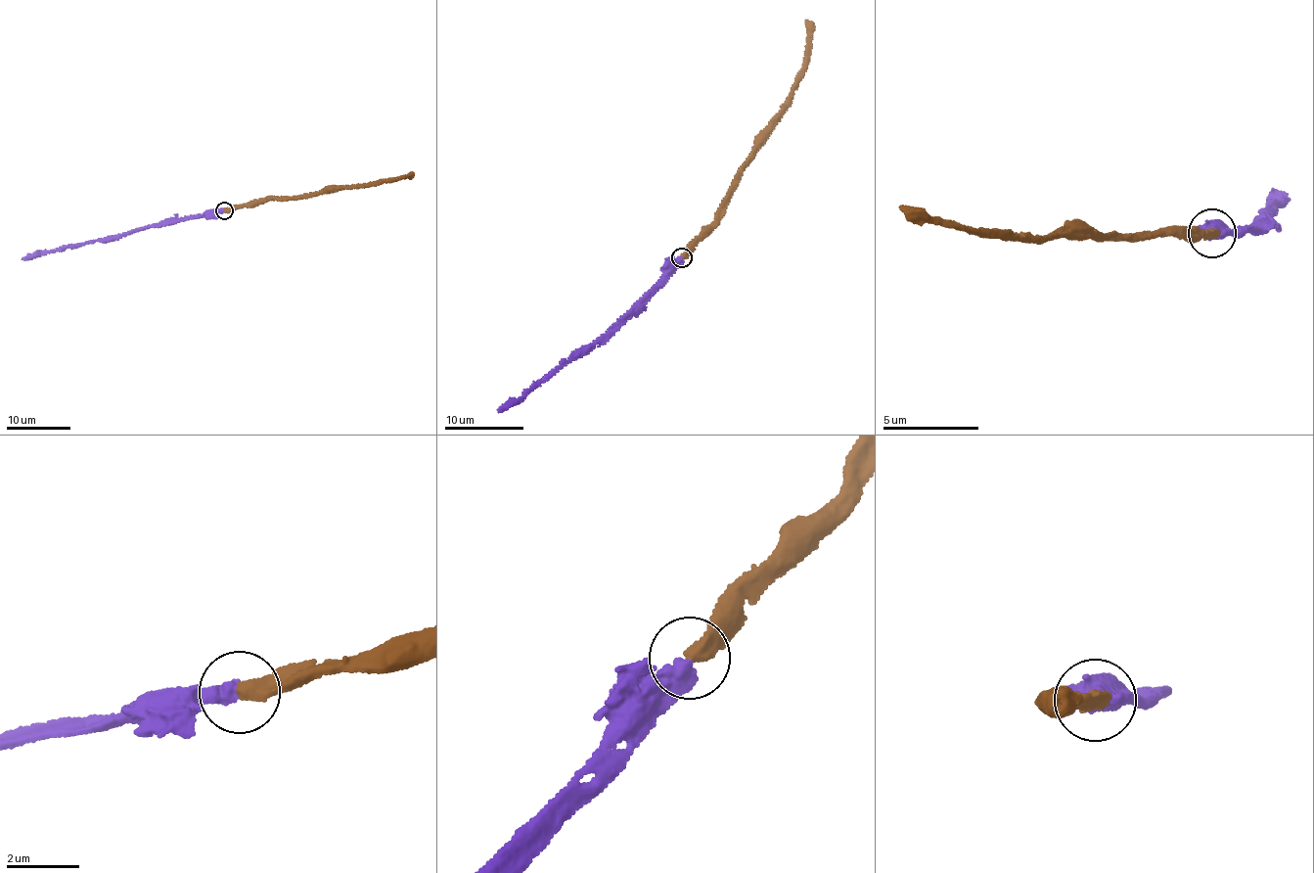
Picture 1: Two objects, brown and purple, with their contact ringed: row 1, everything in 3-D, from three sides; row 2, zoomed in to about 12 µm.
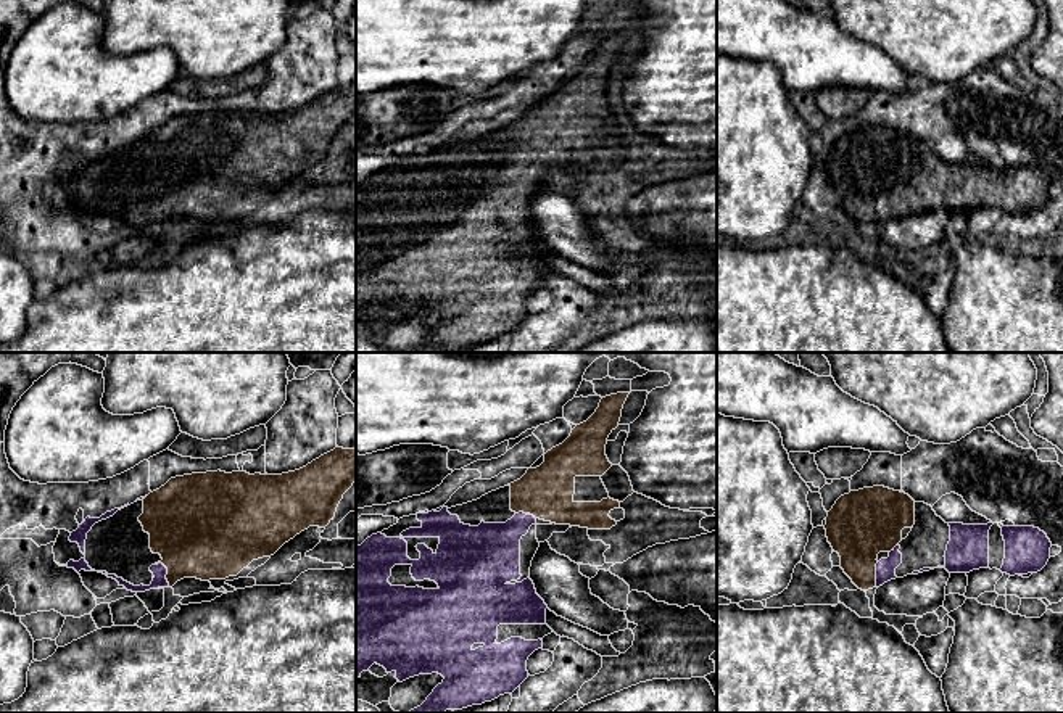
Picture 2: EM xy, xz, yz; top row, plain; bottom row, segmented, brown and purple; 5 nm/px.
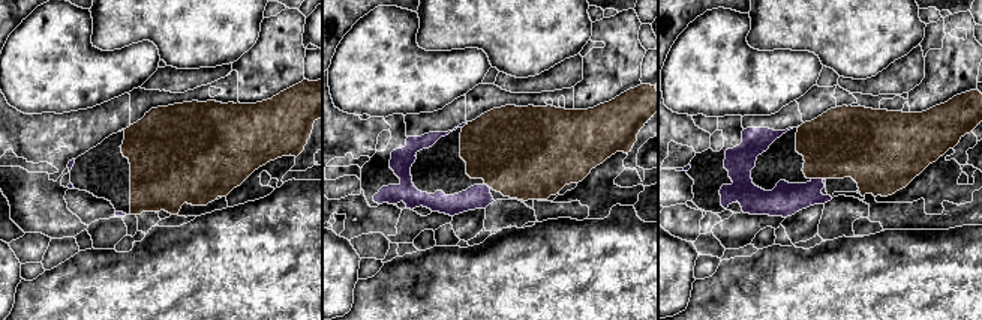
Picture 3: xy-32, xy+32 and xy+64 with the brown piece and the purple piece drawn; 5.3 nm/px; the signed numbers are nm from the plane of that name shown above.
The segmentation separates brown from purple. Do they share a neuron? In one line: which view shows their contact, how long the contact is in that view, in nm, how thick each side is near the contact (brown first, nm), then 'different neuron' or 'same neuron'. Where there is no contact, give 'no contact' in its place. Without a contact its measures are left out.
contact in xy; length 140 nm; calibres 460 and 70 nm; same neuron

